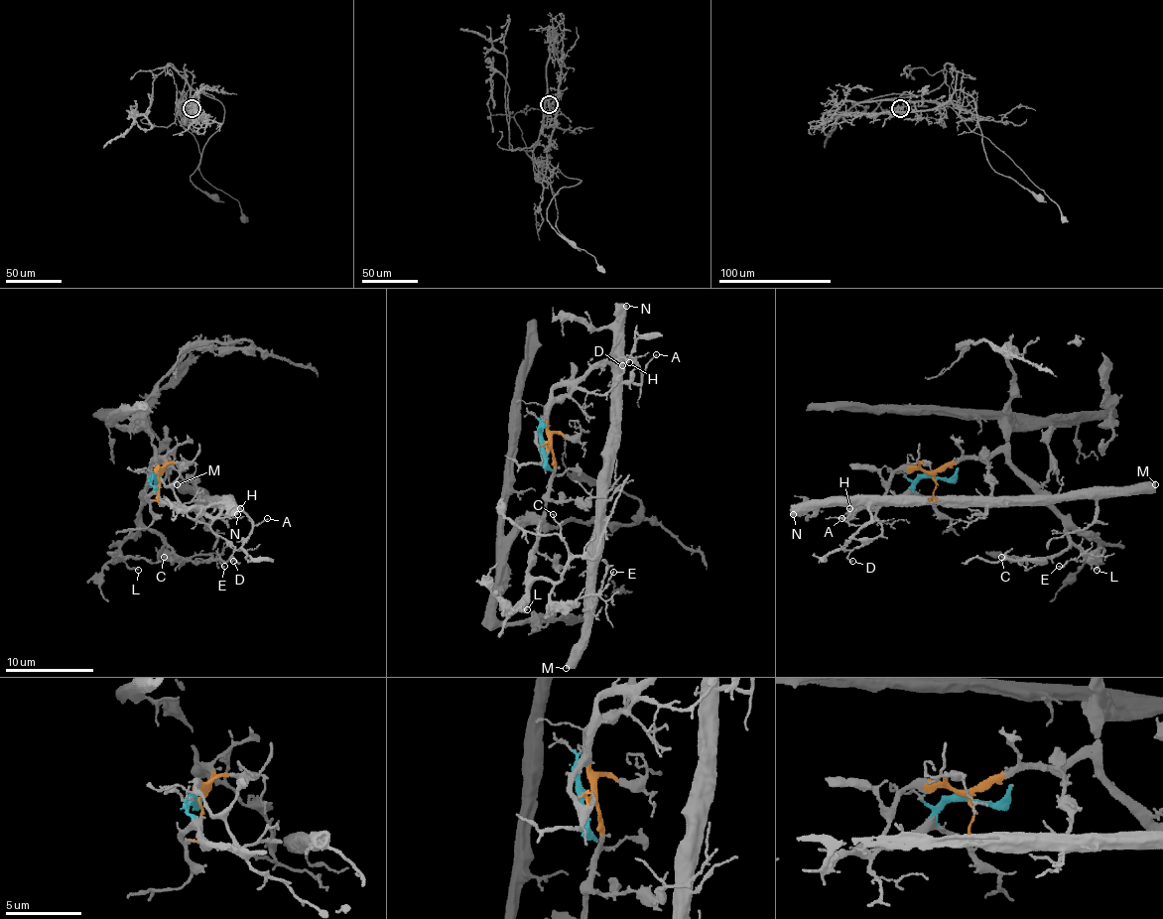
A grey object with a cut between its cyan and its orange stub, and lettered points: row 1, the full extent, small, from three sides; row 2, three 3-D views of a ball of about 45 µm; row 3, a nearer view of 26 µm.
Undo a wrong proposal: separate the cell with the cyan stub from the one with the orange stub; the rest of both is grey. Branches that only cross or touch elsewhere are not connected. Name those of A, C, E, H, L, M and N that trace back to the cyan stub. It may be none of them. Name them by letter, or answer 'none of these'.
A, H, M, N

